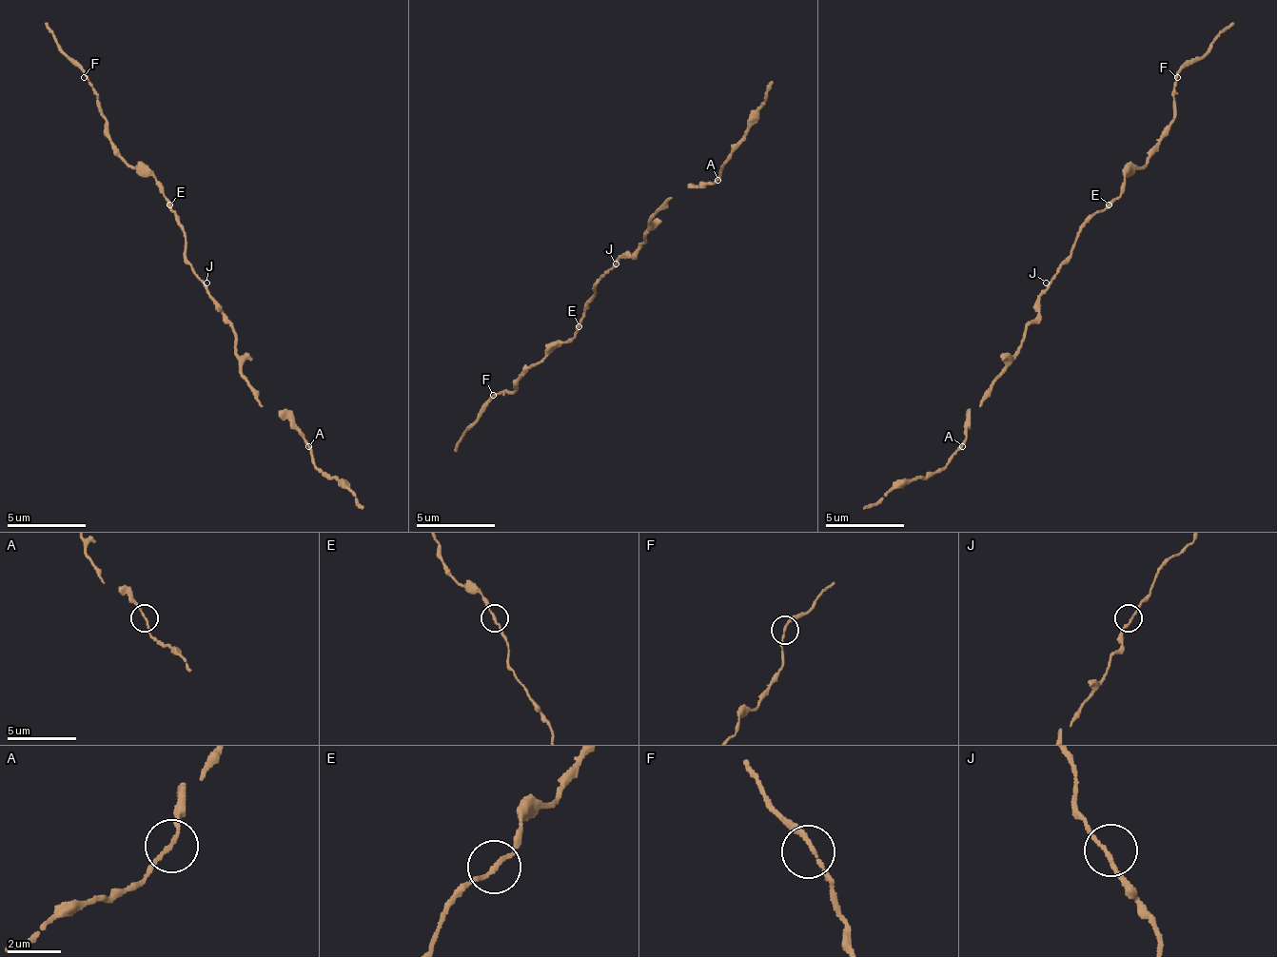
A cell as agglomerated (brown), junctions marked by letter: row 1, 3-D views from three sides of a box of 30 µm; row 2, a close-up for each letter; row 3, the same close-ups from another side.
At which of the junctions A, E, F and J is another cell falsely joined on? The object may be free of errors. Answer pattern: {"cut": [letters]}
{"cut": ["A"]}

